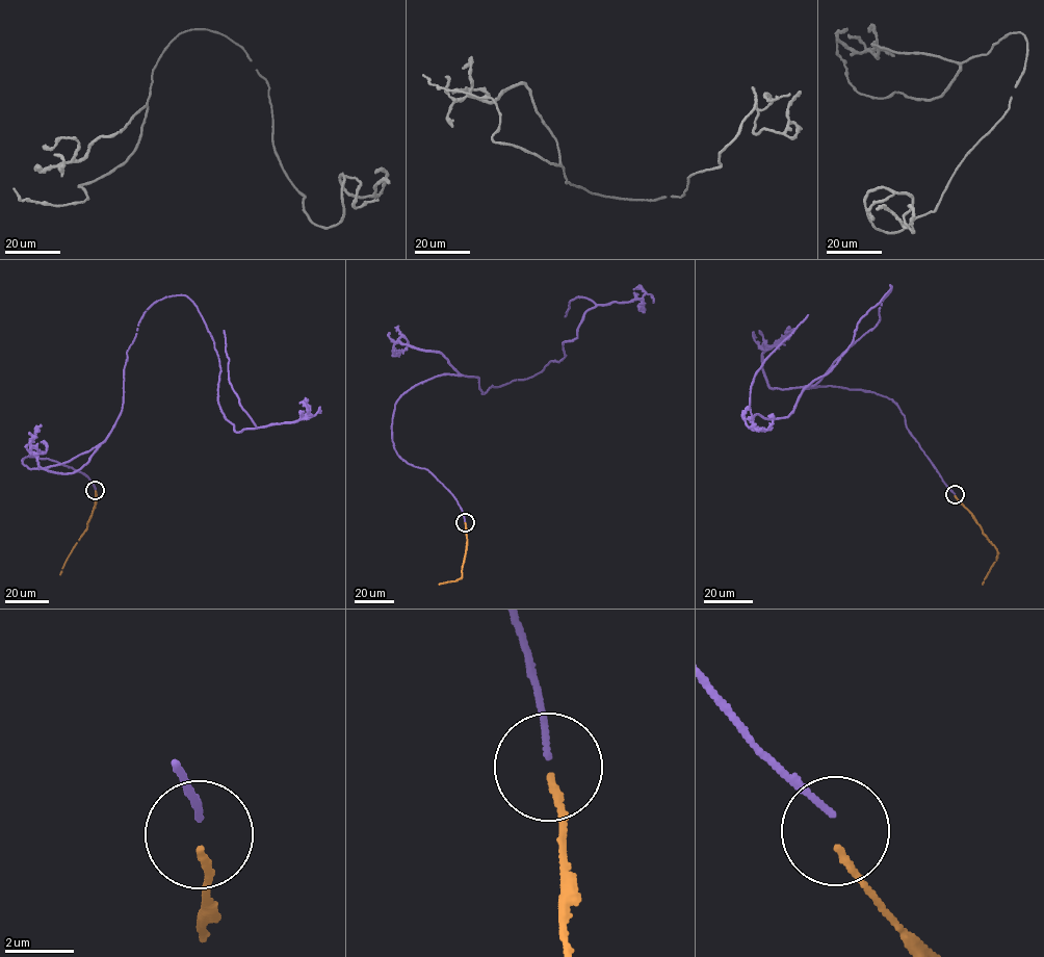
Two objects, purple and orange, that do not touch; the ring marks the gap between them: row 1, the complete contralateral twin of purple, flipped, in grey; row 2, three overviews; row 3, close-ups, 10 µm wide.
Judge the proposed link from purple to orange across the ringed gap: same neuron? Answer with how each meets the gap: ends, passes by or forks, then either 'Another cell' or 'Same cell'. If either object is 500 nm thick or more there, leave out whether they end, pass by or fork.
At the ring purple ends. At the ring orange ends. Another cell

